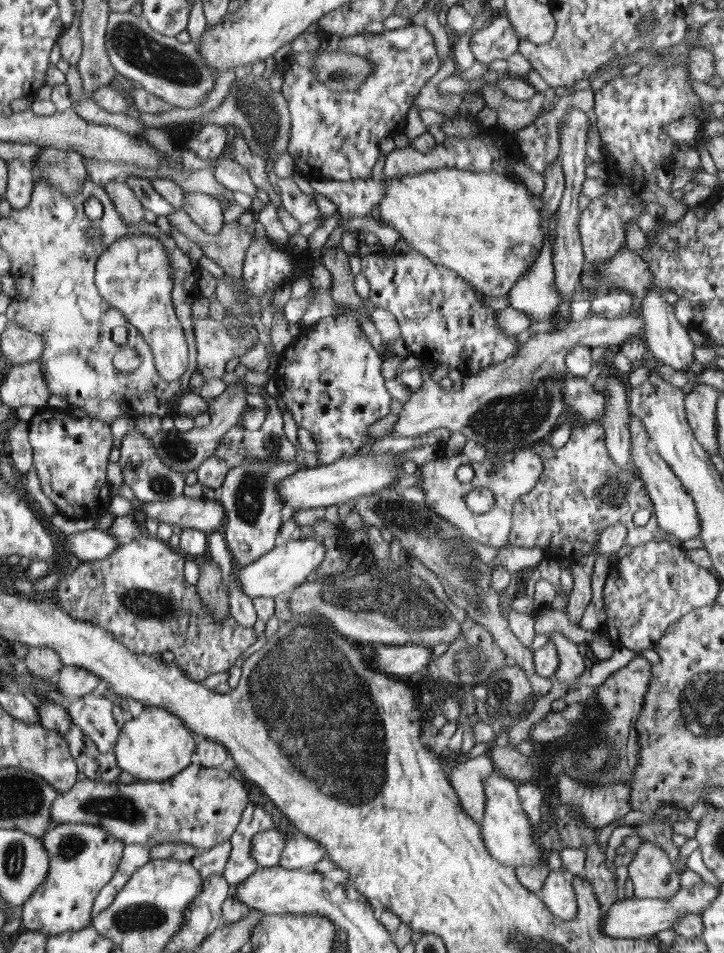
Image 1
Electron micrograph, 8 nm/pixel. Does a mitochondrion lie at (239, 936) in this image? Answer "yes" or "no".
no

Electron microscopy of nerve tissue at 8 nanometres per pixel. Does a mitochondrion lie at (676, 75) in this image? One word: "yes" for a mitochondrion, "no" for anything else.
yes

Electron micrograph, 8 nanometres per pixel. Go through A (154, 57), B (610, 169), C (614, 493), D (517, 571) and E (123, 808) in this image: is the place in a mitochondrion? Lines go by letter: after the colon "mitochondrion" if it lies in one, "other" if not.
A: mitochondrion
B: other
C: mitochondrion
D: other
E: mitochondrion

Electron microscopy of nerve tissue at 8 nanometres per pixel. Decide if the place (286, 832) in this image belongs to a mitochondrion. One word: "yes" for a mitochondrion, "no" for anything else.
no

